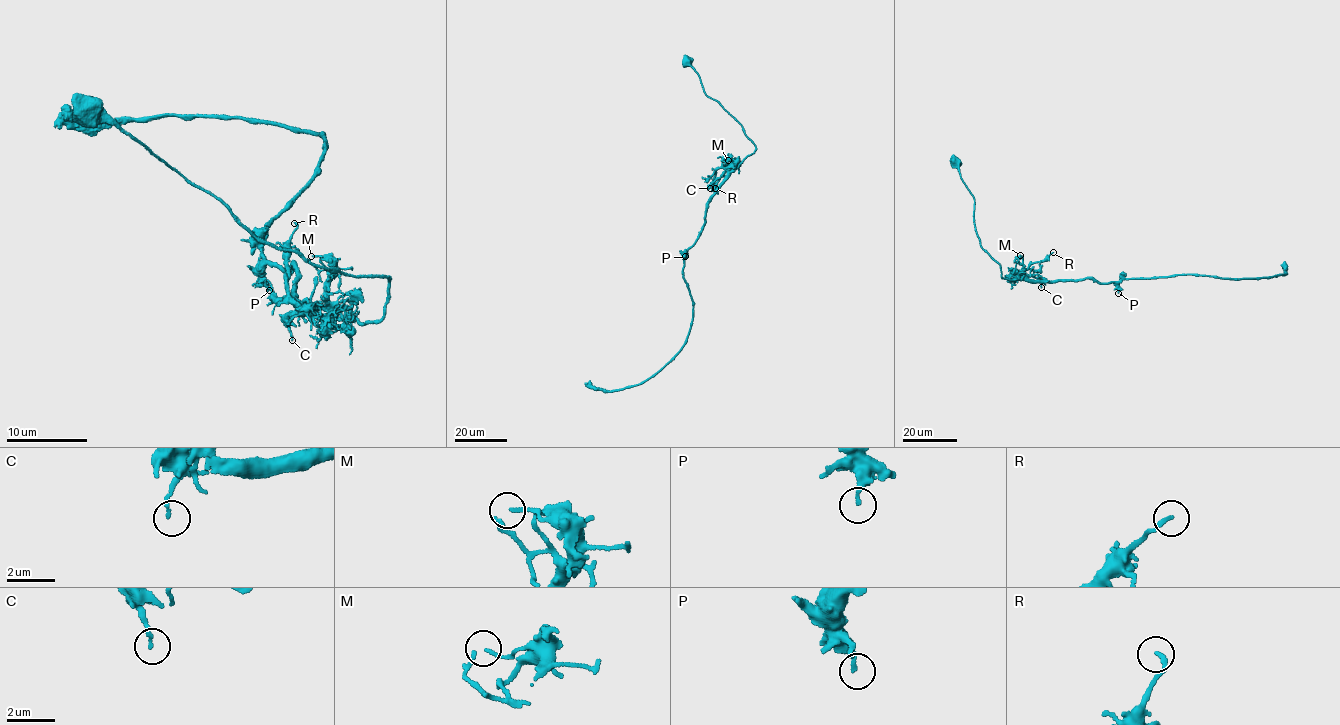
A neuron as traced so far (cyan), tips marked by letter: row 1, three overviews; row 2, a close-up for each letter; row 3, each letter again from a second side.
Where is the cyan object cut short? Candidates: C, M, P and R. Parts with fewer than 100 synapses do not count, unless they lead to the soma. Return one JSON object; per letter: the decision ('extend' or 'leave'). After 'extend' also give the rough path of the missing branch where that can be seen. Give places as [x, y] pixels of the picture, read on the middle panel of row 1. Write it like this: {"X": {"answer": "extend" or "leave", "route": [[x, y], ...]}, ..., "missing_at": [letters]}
{"C": {"answer": "leave"}, "M": {"answer": "leave"}, "P": {"answer": "leave"}, "R": {"answer": "leave"}, "missing_at": []}

